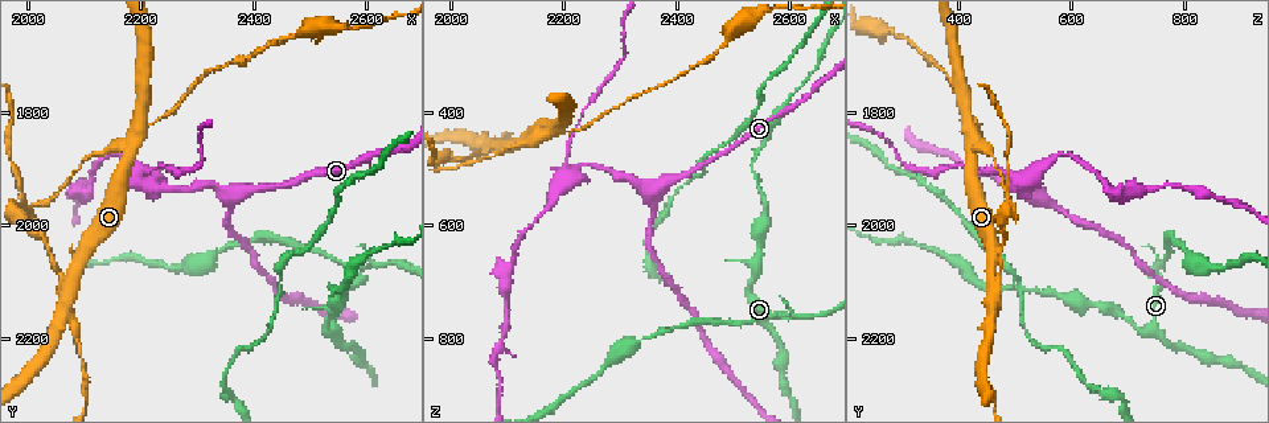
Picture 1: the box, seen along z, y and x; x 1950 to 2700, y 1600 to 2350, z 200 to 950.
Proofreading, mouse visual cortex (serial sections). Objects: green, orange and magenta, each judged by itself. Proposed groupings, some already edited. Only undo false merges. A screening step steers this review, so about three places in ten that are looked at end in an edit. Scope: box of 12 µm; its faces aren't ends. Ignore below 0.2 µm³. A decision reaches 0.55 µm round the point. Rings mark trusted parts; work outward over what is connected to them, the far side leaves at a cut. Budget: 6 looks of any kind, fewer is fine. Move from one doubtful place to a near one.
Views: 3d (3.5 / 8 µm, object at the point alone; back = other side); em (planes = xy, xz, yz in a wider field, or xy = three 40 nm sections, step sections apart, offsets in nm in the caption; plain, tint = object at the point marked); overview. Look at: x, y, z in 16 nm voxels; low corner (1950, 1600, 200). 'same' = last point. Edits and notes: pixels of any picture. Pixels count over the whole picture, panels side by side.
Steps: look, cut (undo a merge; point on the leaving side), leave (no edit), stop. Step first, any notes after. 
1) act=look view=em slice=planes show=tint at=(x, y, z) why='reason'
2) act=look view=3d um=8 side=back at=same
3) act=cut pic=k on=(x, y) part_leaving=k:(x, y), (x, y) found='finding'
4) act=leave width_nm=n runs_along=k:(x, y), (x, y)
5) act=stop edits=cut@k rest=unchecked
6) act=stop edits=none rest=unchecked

act=look view=3d um=3.5 at=(2355, 1955, 550) why='three-way junction'

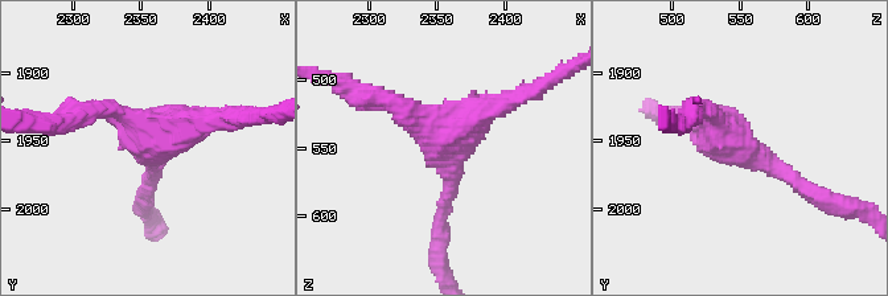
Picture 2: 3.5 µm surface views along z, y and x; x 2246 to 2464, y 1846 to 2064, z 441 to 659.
act=look view=em slice=xy step=5 show=tint at=(2360, 1954, 546) arms=3 arm_widths_nm=200,200,200 why='shape alone is not enough'

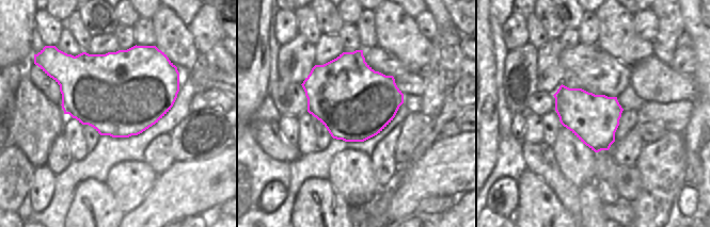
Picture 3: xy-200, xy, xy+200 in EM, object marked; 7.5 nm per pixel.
act=leave found='all the same cell'

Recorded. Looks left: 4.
act=look view=3d um=3.5 at=(2210, 1925, 510) why='abrupt turn'

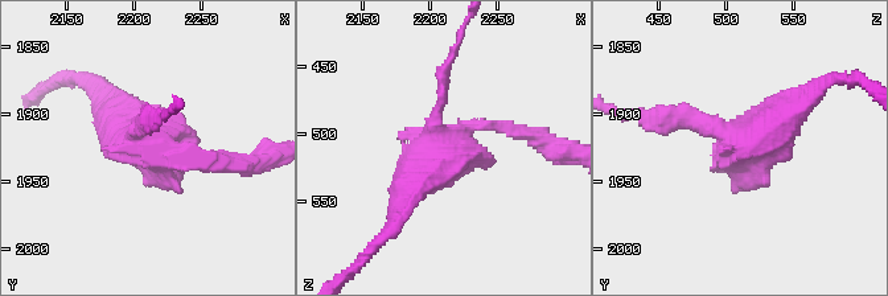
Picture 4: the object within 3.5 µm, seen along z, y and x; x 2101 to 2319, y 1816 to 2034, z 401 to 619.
act=look view=em slice=xy step=2 show=tint at=(2212, 1922, 512)

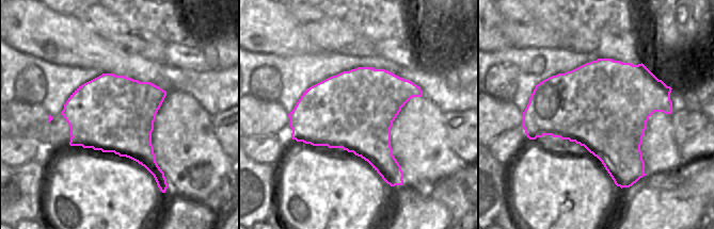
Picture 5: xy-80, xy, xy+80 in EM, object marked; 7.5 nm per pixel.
act=cut pic=4 on=(781, 110) found='two cells meet here'

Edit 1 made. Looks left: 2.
act=look view=em slice=xy step=5 show=tint at=(2190, 1835, 425) why='a narrow waist'

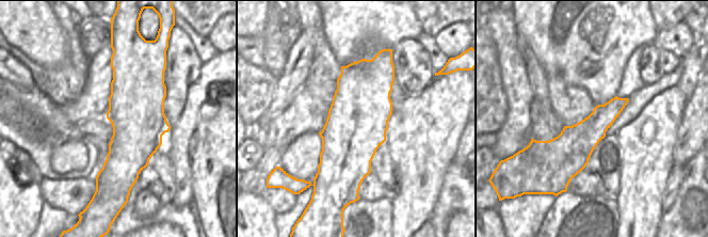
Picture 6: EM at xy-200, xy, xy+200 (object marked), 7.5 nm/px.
act=look view=3d um=3.5 at=same why='see where the arms go'

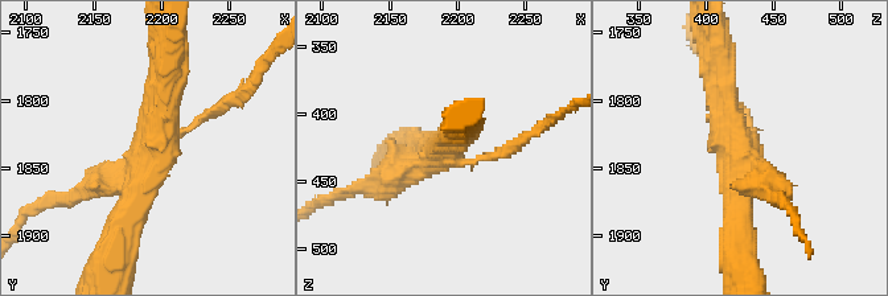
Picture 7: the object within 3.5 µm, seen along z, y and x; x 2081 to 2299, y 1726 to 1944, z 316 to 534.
act=cut pic=7 on=(767, 179) arm_widths_nm=100,250,300 found='two cells meet here'

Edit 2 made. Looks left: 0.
act=stop edits=cut@4,cut@7 rest=unchecked

